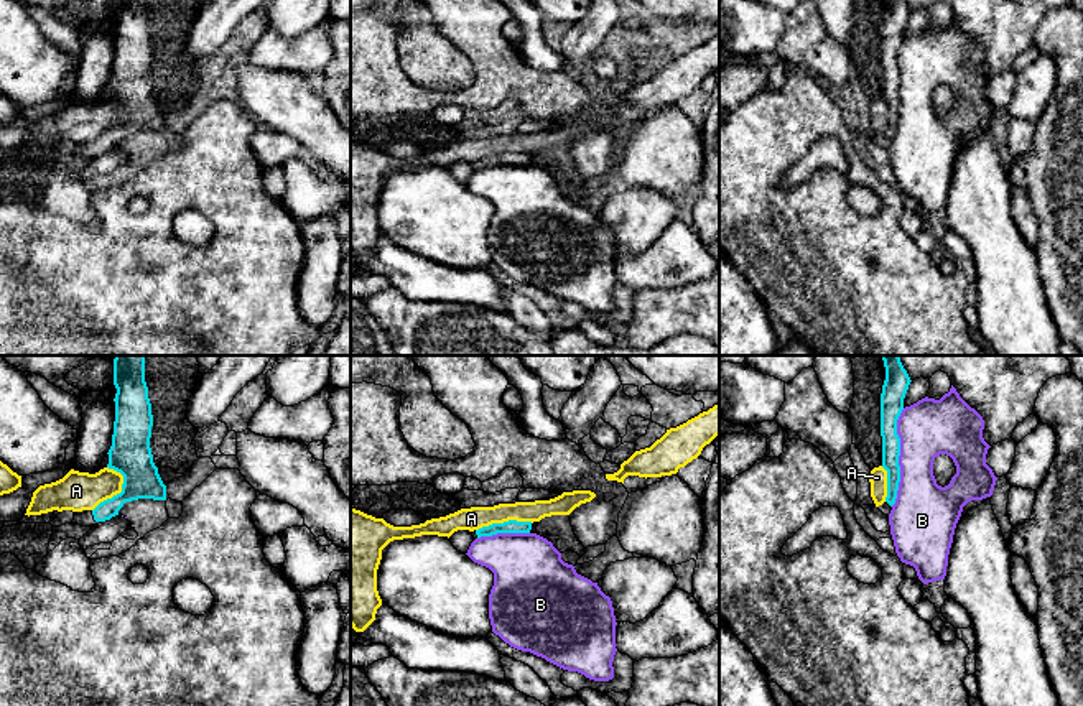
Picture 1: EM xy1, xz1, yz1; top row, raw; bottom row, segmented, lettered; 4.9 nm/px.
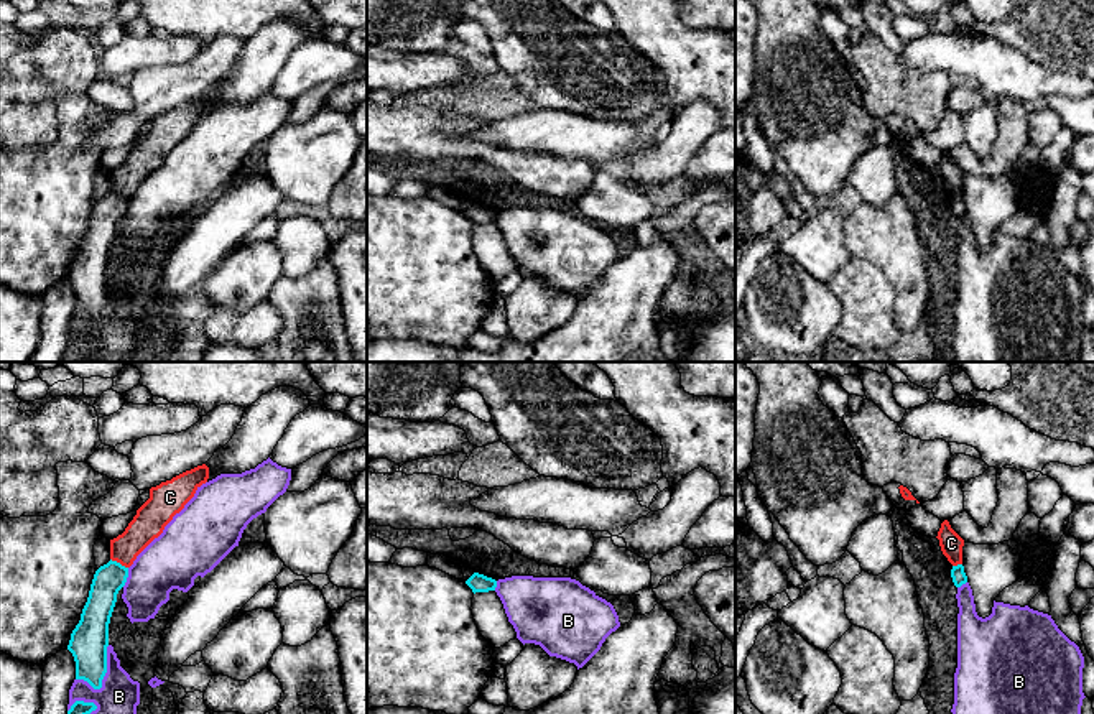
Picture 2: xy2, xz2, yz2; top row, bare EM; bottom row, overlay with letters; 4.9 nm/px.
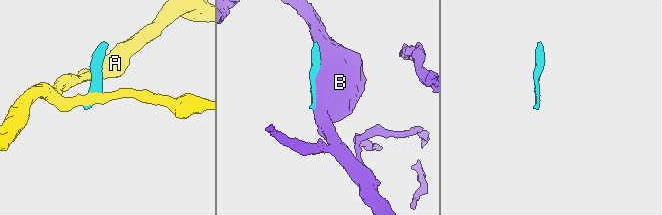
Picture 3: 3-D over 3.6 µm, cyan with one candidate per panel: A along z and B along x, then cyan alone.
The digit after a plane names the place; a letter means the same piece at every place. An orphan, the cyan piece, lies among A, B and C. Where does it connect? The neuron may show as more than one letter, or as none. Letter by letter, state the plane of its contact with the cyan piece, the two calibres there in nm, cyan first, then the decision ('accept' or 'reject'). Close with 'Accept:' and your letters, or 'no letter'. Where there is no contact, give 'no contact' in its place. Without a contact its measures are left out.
A: xy1 | 200/190 nm | reject
B: yz1 | 110/280 nm | reject
C: xy2 | 150/160 nm | accept
Accept: C

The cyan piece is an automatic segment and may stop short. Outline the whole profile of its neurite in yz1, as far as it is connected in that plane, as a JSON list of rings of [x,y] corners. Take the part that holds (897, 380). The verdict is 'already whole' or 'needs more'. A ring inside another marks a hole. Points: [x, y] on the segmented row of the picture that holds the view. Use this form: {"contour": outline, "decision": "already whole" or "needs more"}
{"contour": [[[882,355],[882,360],[885,367],[885,380],[881,393],[882,467],[887,471],[885,502],[892,507],[900,482],[897,420],[904,410],[904,398],[912,380],[899,355]]], "decision": "already whole"}

